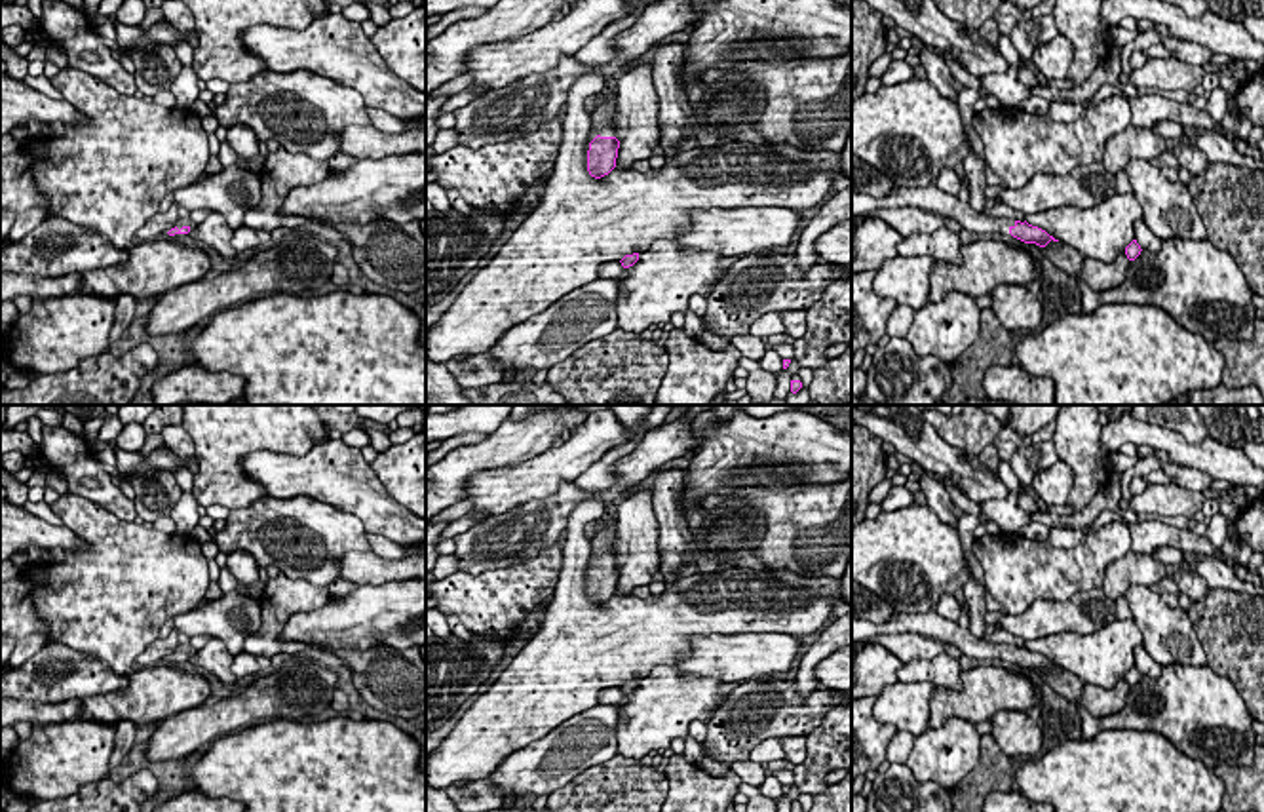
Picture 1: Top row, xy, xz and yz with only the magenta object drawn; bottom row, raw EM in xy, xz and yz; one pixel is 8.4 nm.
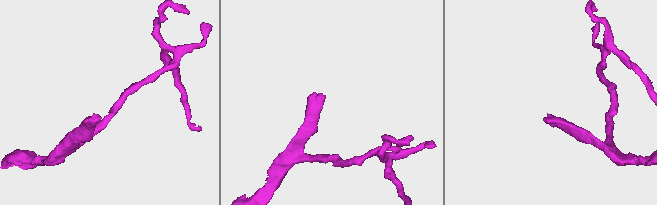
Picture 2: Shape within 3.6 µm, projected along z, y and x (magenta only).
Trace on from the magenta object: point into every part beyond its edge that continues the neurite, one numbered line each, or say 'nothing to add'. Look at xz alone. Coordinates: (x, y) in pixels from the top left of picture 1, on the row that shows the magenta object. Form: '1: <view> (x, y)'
1: xz (607, 118)

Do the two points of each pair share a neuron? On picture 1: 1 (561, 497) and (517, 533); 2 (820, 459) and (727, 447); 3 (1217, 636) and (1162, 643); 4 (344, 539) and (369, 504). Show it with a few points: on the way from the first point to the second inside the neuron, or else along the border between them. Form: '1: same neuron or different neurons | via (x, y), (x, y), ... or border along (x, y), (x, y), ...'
1: same neuron | via (550, 508), (529, 527)
2: same neuron | via (797, 447), (749, 447)
3: different neurons | border along (1185, 611), (1207, 664)
4: different neurons | border along (318, 501), (354, 514), (367, 531)

